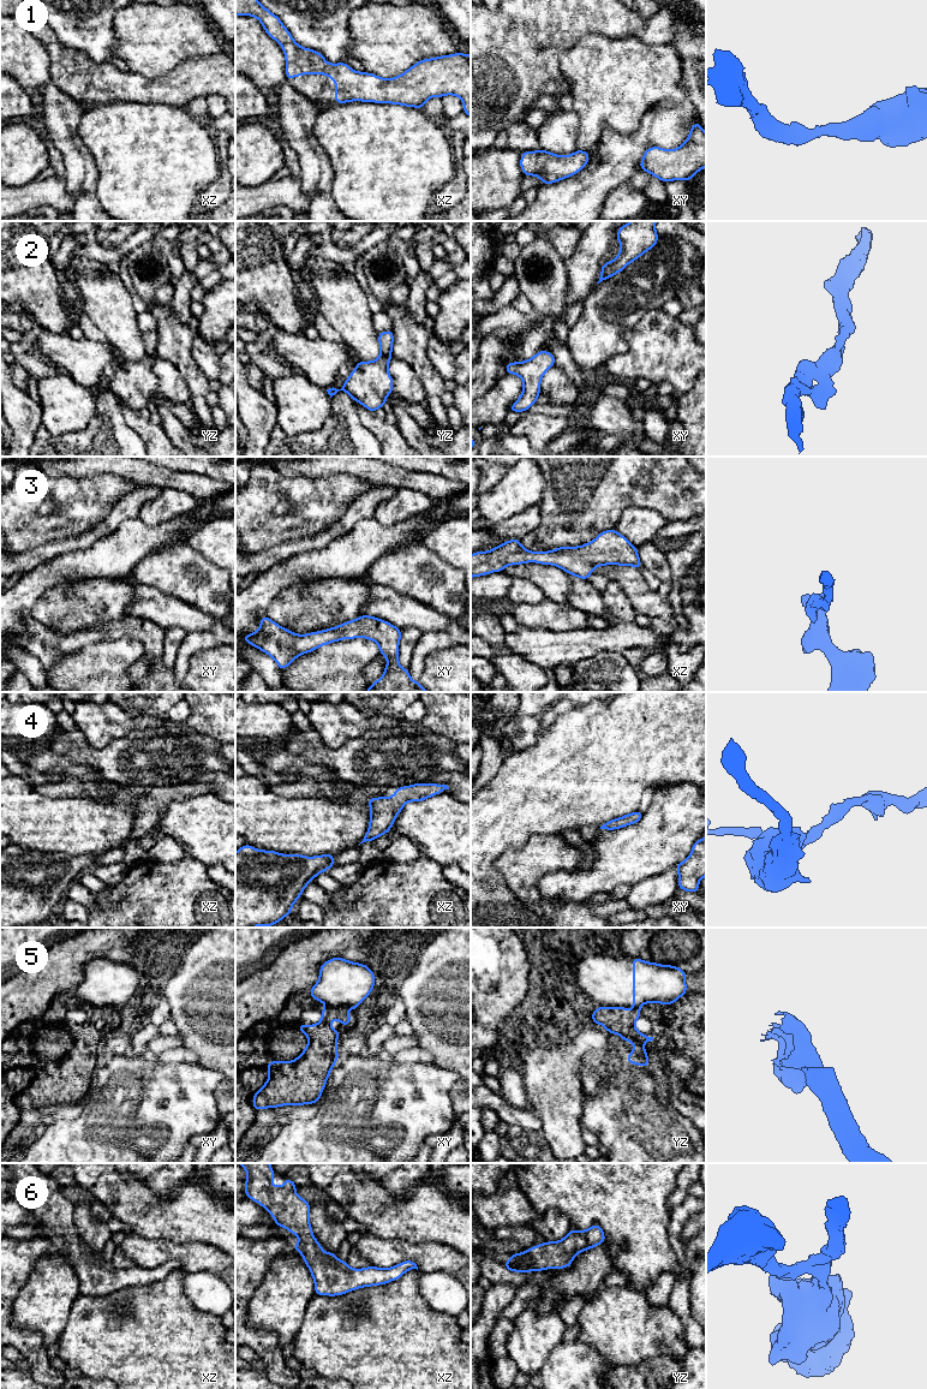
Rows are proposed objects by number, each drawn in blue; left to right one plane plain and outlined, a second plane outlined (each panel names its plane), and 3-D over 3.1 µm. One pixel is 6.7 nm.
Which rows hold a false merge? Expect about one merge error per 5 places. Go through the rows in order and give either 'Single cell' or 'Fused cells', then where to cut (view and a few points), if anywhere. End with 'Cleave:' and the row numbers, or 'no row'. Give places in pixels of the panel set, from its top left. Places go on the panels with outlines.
1: Single cell. No split
2: Single cell. No split
3: Single cell. No split
4: Single cell. No split
5: Fused cells. Split along xy (329, 1006), (344, 1006), (346, 1008)
6: Single cell. No split
Cleave: 5

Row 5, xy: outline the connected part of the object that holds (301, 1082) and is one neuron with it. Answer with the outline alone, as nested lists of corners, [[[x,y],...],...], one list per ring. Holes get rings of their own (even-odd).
[[[325,1007],[321,1011],[318,1024],[297,1026],[307,1036],[309,1043],[294,1061],[265,1063],[269,1079],[252,1096],[256,1110],[318,1103],[330,1071],[339,1060],[336,1042],[341,1031],[335,1031],[330,1021],[340,1020],[345,1029],[351,1023],[346,1007]]]

